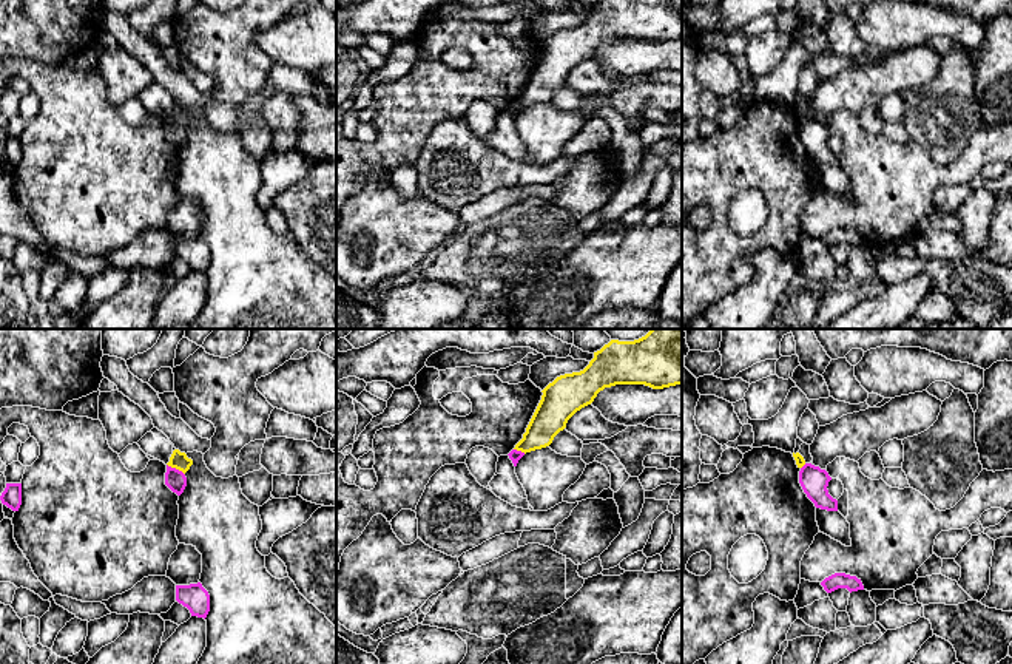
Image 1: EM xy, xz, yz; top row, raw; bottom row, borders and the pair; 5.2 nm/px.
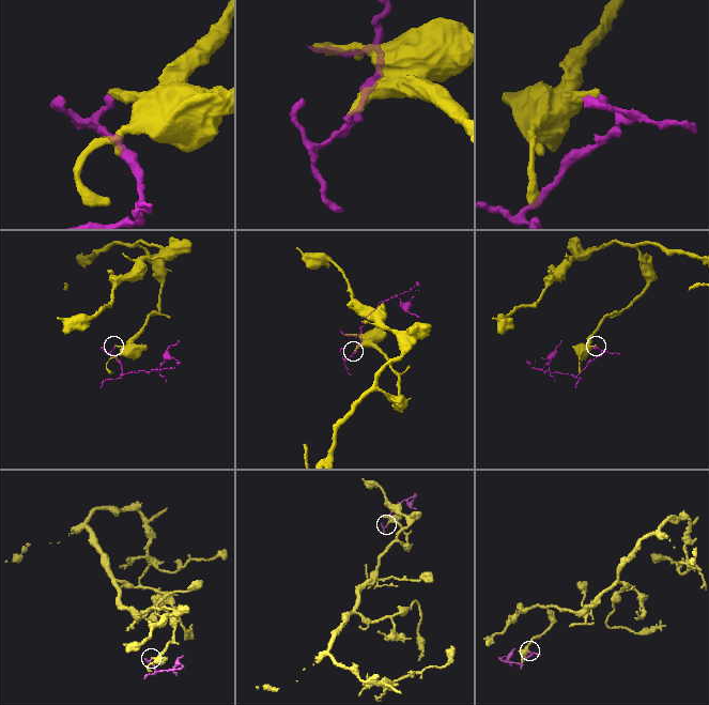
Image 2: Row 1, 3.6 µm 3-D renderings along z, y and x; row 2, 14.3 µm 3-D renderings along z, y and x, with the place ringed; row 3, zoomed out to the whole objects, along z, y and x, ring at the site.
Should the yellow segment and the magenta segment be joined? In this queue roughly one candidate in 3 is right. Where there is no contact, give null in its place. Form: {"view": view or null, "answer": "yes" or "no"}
{"view": "xy", "answer": "no"}

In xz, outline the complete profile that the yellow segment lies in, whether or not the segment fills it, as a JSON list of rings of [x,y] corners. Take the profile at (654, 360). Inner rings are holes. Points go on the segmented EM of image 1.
[[[651,329],[634,341],[611,340],[594,352],[583,371],[557,377],[541,391],[541,400],[514,449],[526,454],[549,446],[577,411],[616,385],[653,389],[682,385],[682,329]]]

